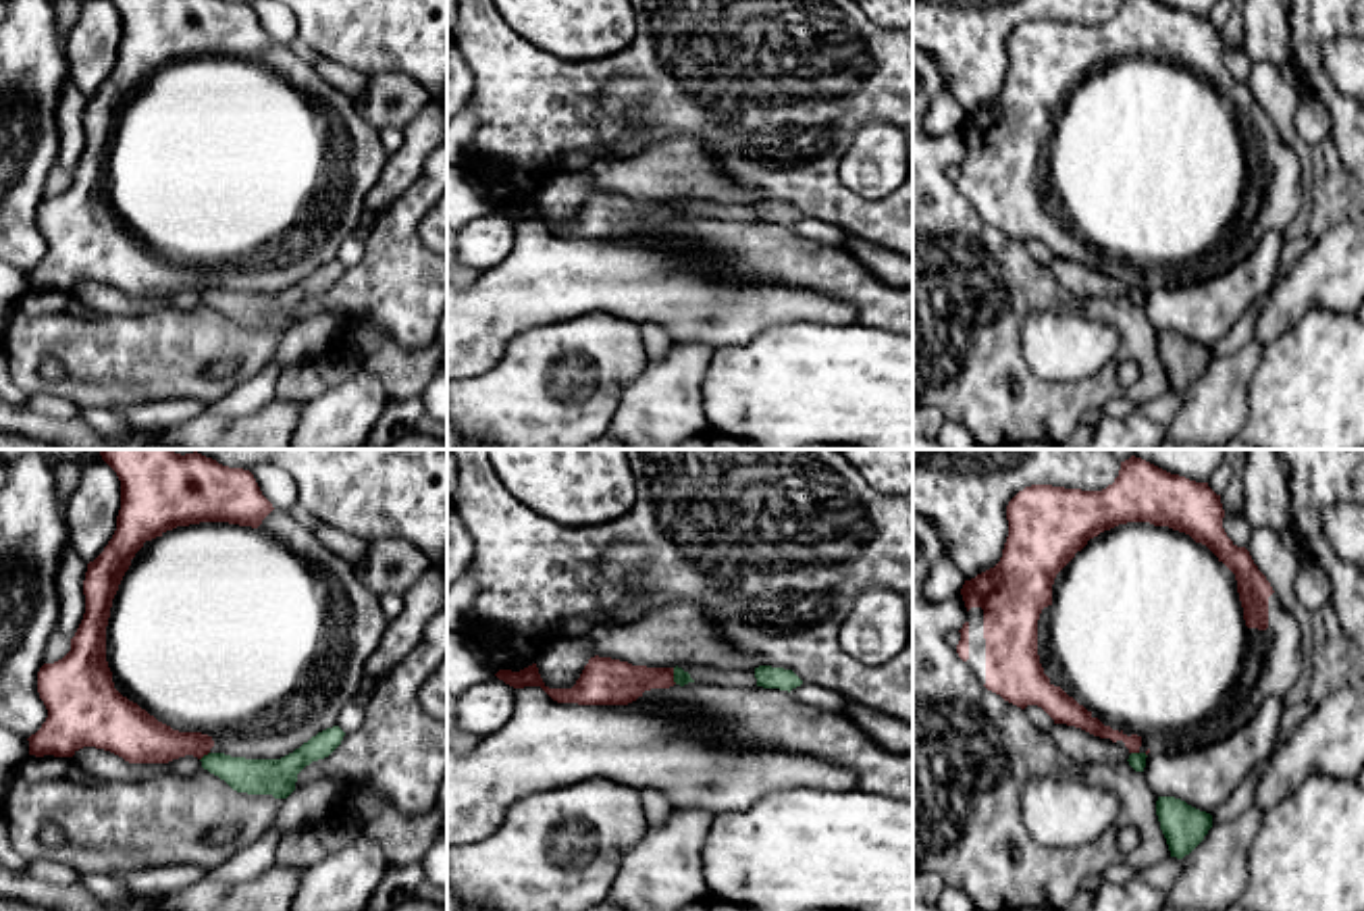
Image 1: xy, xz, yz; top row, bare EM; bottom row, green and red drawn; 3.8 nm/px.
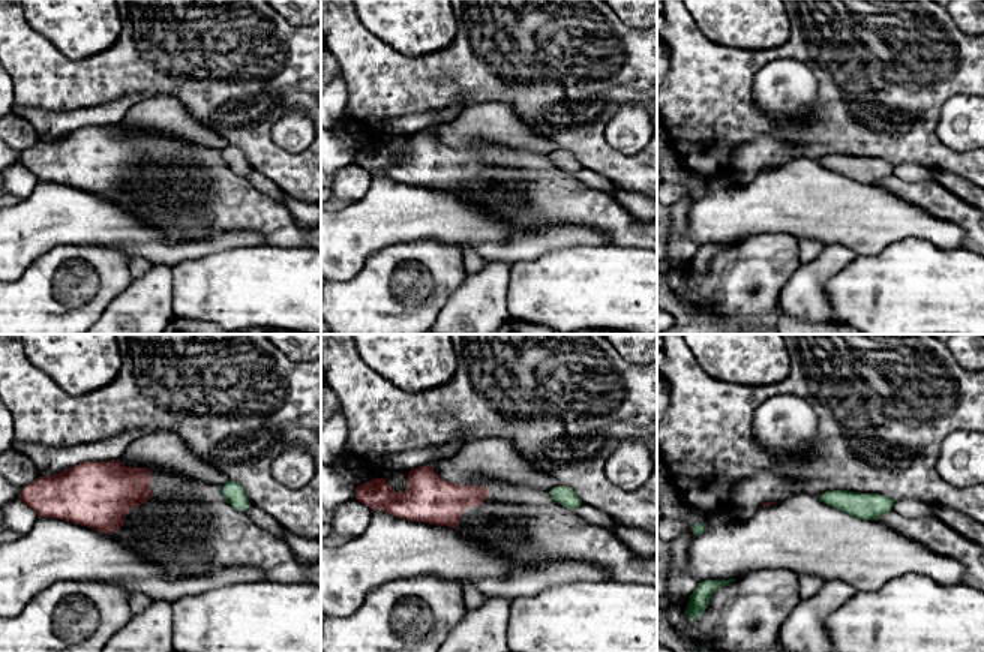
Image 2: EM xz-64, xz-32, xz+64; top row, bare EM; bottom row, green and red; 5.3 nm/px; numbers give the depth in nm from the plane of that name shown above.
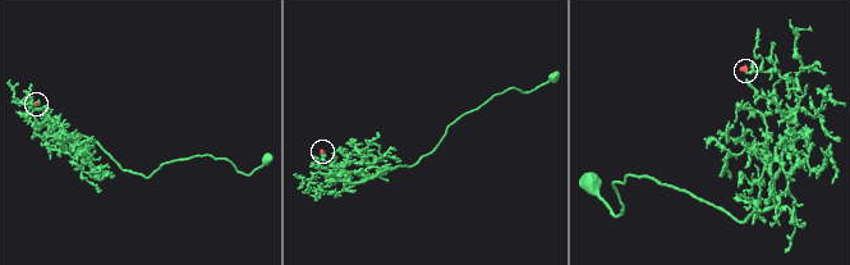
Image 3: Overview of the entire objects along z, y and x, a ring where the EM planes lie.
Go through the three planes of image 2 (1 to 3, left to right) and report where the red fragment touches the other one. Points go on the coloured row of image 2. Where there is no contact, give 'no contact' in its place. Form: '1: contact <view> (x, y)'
1: no contact
2: no contact
3: no contact

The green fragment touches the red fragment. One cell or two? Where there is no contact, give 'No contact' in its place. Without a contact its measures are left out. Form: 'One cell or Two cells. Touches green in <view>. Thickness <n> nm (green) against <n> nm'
Two cells. Touches green in xz. Thickness 60 nm (green) against 180 nm

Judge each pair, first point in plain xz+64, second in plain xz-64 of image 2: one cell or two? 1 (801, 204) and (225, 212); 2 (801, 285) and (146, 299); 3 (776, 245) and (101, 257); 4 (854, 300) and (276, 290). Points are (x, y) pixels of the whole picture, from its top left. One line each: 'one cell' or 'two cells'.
1: two cells
2: one cell
3: one cell
4: one cell

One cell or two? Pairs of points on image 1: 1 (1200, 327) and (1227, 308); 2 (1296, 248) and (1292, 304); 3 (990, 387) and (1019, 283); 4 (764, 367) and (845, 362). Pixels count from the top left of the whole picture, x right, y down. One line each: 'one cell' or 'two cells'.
1: one cell
2: two cells
3: one cell
4: one cell

